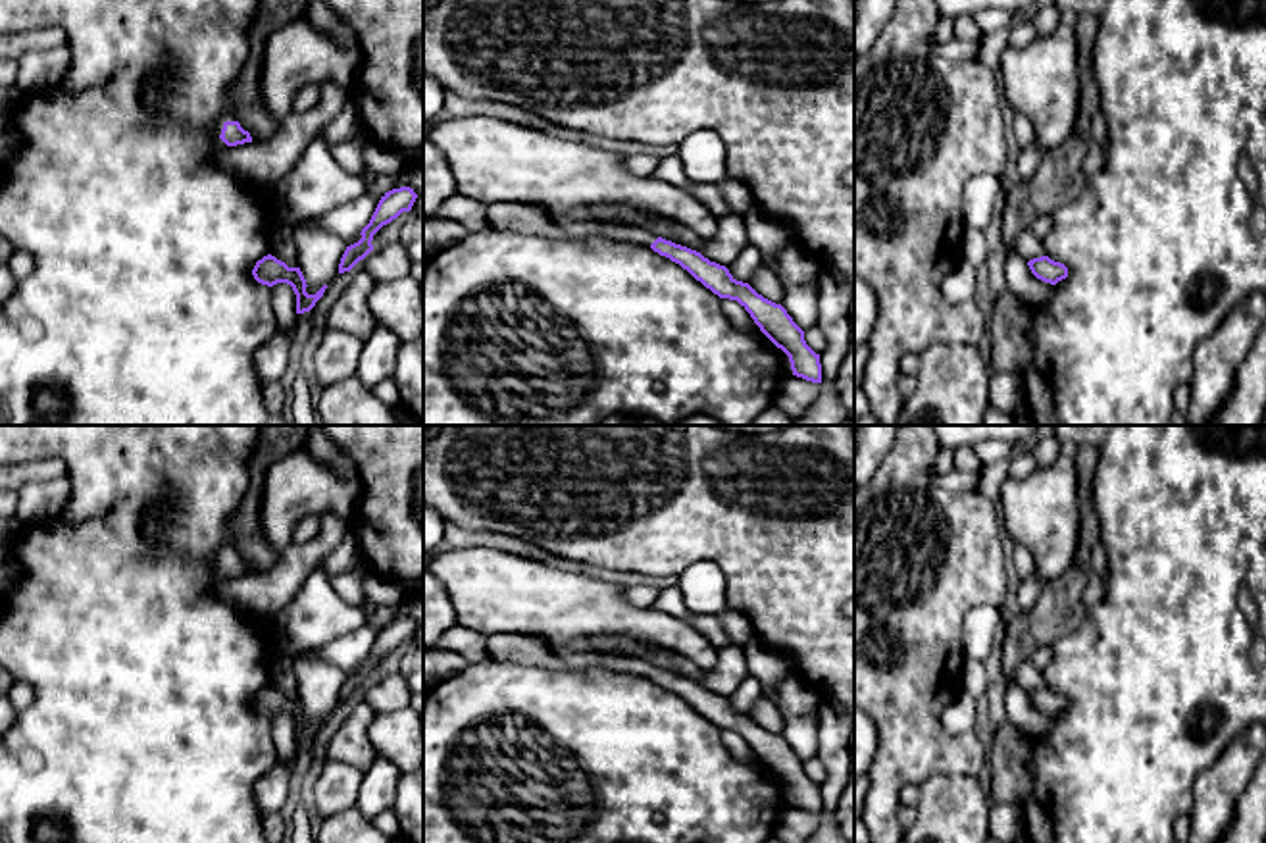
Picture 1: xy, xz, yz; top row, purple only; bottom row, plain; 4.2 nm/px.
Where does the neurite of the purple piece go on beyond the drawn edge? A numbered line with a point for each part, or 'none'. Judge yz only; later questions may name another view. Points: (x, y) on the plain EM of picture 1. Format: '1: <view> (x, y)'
none

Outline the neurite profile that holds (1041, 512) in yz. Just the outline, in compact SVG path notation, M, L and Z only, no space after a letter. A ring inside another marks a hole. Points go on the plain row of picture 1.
M1058 456L1024 479L1000 487L1002 527L1033 556L1037 574L1054 581L1068 572L1079 541L1079 495L1074 458Z

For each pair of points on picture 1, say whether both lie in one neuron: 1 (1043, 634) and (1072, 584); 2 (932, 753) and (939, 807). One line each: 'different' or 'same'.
1: same
2: different

